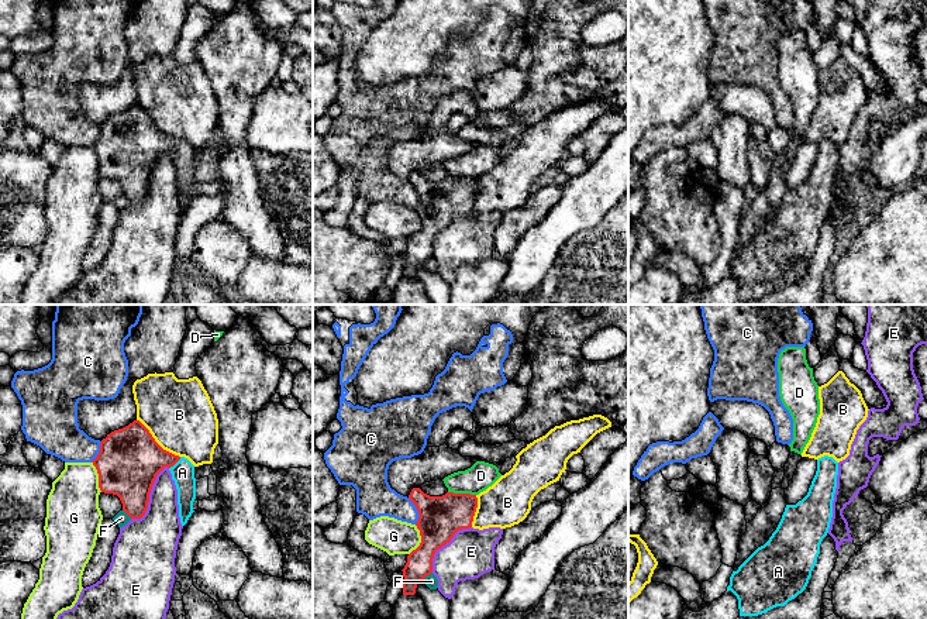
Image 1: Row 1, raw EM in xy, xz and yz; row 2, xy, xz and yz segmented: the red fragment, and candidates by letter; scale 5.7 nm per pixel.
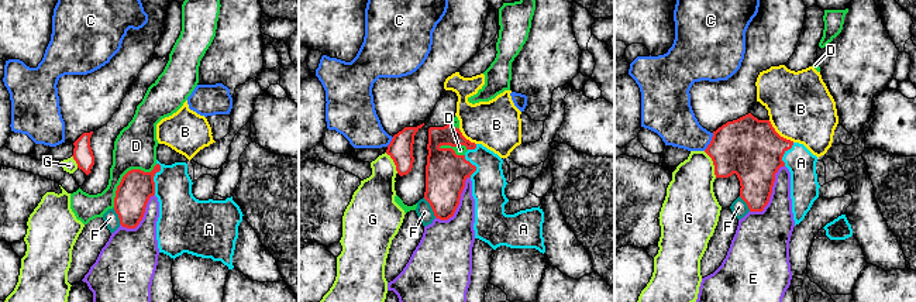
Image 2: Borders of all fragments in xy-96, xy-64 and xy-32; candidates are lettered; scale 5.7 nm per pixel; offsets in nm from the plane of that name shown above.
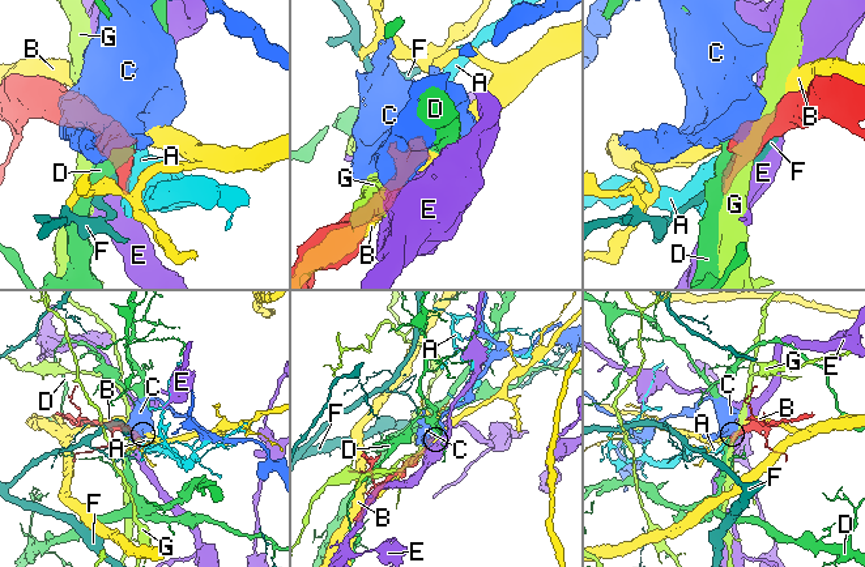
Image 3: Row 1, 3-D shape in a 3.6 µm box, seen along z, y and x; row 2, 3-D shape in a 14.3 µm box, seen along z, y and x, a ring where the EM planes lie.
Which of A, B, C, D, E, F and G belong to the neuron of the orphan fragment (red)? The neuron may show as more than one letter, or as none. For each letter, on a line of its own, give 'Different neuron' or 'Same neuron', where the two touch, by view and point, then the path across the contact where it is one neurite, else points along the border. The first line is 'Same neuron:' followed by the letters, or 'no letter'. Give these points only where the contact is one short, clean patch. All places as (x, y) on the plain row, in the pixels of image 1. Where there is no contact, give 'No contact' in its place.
Same neuron: A
A: Same neuron. Touches red at xy (175, 147)
B: Different neuron. Touches red at xy (155, 126)
C: Different neuron. Touches red at xz (417, 193)
D: Different neuron. Touches red at xz (462, 178)
E: Different neuron. Touches red at xy (148, 181)
F: Different neuron. Touches red at xz (426, 260)
G: Different neuron. Touches red at xz (421, 224)

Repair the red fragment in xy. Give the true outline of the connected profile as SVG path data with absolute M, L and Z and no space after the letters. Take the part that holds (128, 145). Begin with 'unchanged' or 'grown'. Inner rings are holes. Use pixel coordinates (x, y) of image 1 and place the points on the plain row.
grown | M139 104L107 118L92 147L99 158L100 175L117 179L131 203L145 199L152 169L165 151L178 173L182 210L194 196L194 149L187 142L163 134Z

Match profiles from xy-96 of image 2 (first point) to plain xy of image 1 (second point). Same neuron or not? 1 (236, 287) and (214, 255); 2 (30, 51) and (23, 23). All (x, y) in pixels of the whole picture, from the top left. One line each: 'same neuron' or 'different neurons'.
1: different neurons
2: same neuron

